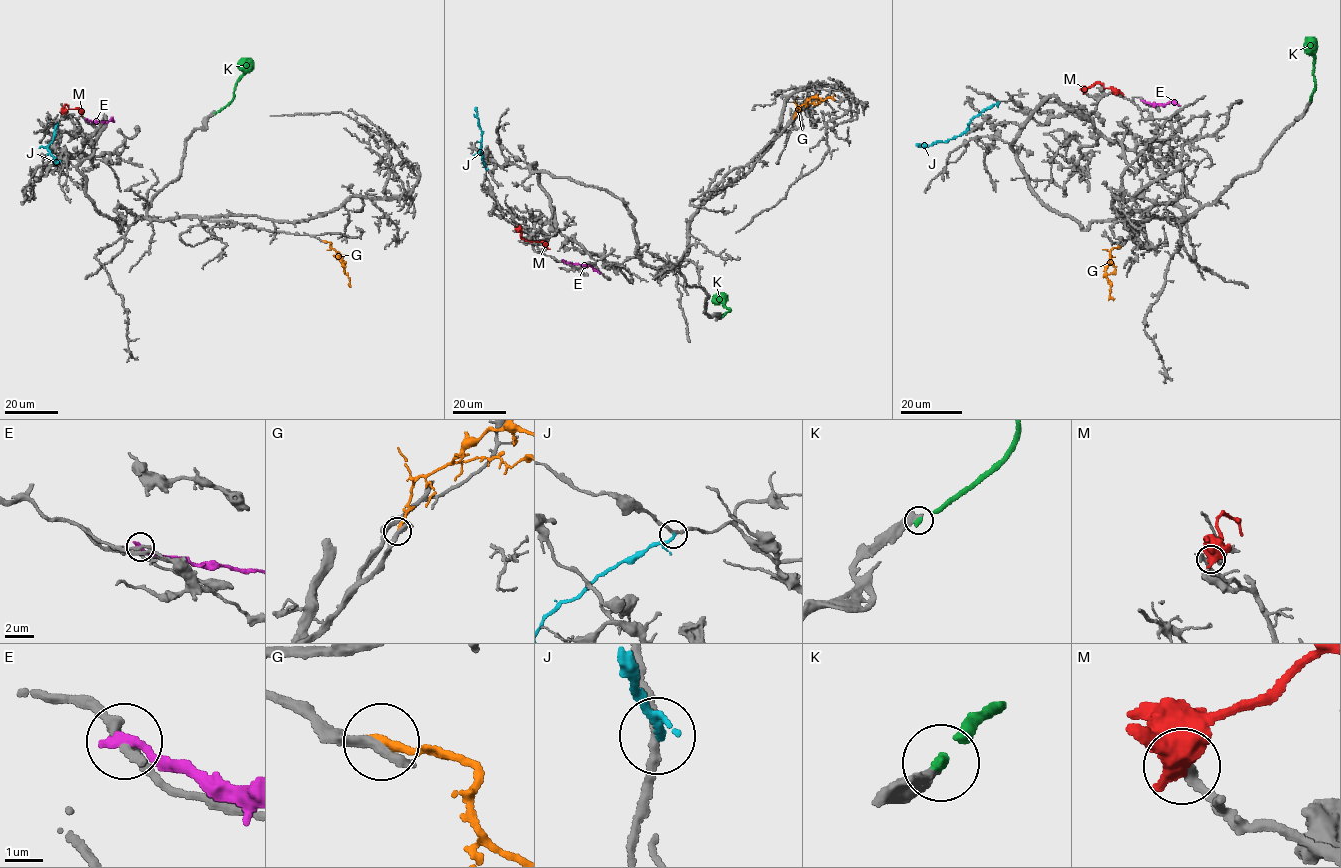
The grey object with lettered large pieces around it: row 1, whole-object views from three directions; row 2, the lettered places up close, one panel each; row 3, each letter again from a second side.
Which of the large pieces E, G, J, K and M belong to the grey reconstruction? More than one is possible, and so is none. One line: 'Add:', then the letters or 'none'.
Add: none

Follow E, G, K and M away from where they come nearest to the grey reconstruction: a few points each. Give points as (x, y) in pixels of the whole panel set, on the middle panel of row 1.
E: (563, 261), (592, 266), (600, 273)
G: (794, 116), (797, 107), (812, 97), (831, 97), (834, 100)
K: (723, 316), (729, 309), (722, 306), (722, 296), (717, 296)
M: (519, 230), (523, 239), (541, 241), (549, 249)

